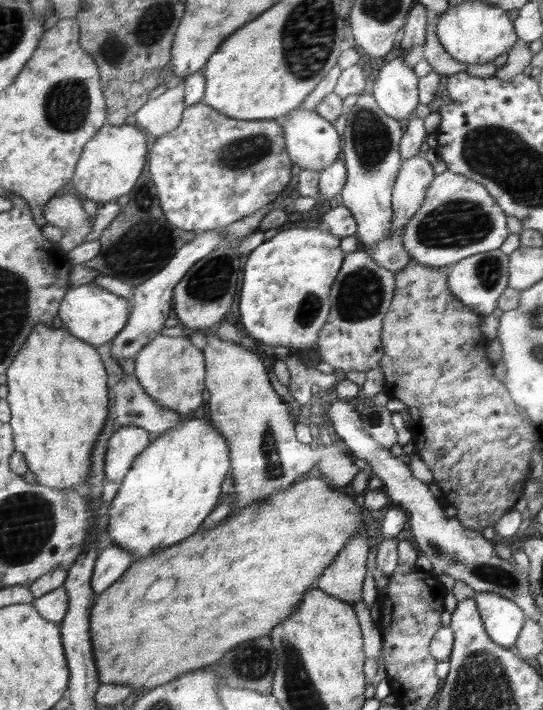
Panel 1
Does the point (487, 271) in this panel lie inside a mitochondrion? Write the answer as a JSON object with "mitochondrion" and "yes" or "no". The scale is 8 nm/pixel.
{"mitochondrion":"yes"}

